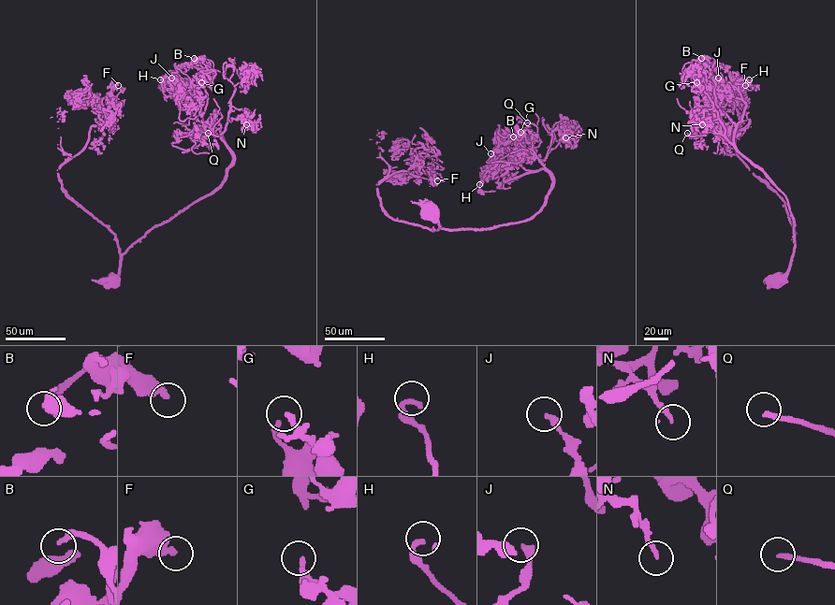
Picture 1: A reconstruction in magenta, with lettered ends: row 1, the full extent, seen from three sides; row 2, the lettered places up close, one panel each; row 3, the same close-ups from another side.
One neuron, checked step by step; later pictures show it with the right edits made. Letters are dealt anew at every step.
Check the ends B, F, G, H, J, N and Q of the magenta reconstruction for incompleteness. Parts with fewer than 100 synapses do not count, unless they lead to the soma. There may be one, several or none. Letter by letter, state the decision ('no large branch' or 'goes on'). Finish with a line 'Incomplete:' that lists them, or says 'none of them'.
B: goes on
F: no large branch
G: no large branch
H: goes on
J: no large branch
N: no large branch
Q: goes on
Incomplete: B, H, Q

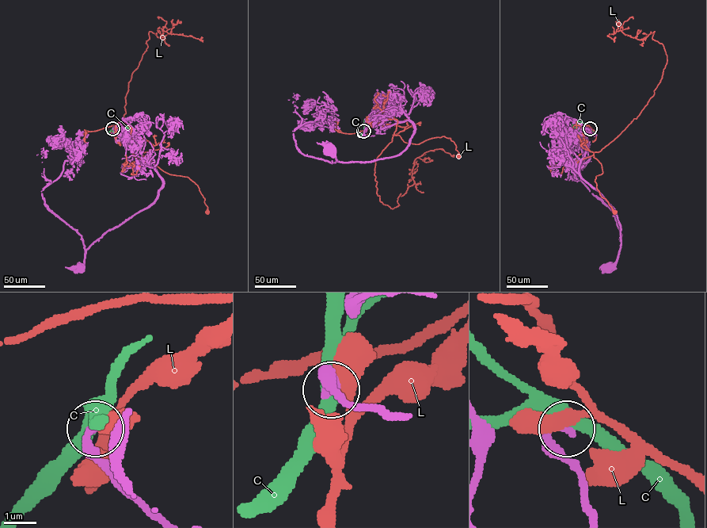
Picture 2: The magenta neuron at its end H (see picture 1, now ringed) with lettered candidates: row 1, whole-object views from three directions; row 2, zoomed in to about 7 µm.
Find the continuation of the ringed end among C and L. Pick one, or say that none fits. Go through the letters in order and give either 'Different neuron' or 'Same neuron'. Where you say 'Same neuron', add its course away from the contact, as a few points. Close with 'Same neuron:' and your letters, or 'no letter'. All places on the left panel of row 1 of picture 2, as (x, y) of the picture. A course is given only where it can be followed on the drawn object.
C: Different neuron
L: Different neuron
Same neuron: no letter

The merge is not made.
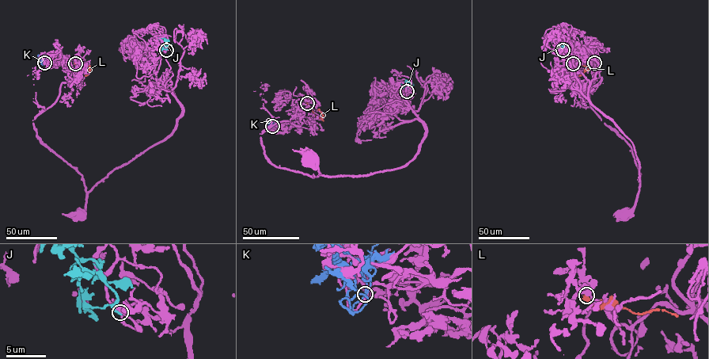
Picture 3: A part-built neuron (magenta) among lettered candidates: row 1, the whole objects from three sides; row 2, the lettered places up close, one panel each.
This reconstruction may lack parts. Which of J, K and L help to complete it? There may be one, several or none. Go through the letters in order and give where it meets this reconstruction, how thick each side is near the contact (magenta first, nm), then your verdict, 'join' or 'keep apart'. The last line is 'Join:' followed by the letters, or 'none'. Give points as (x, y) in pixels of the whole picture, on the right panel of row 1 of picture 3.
J: (563, 50) | 280/240 nm | join
K: (594, 63) | 240/200 nm | keep apart
L: (573, 63) | 360/400 nm | keep apart
Join: J

